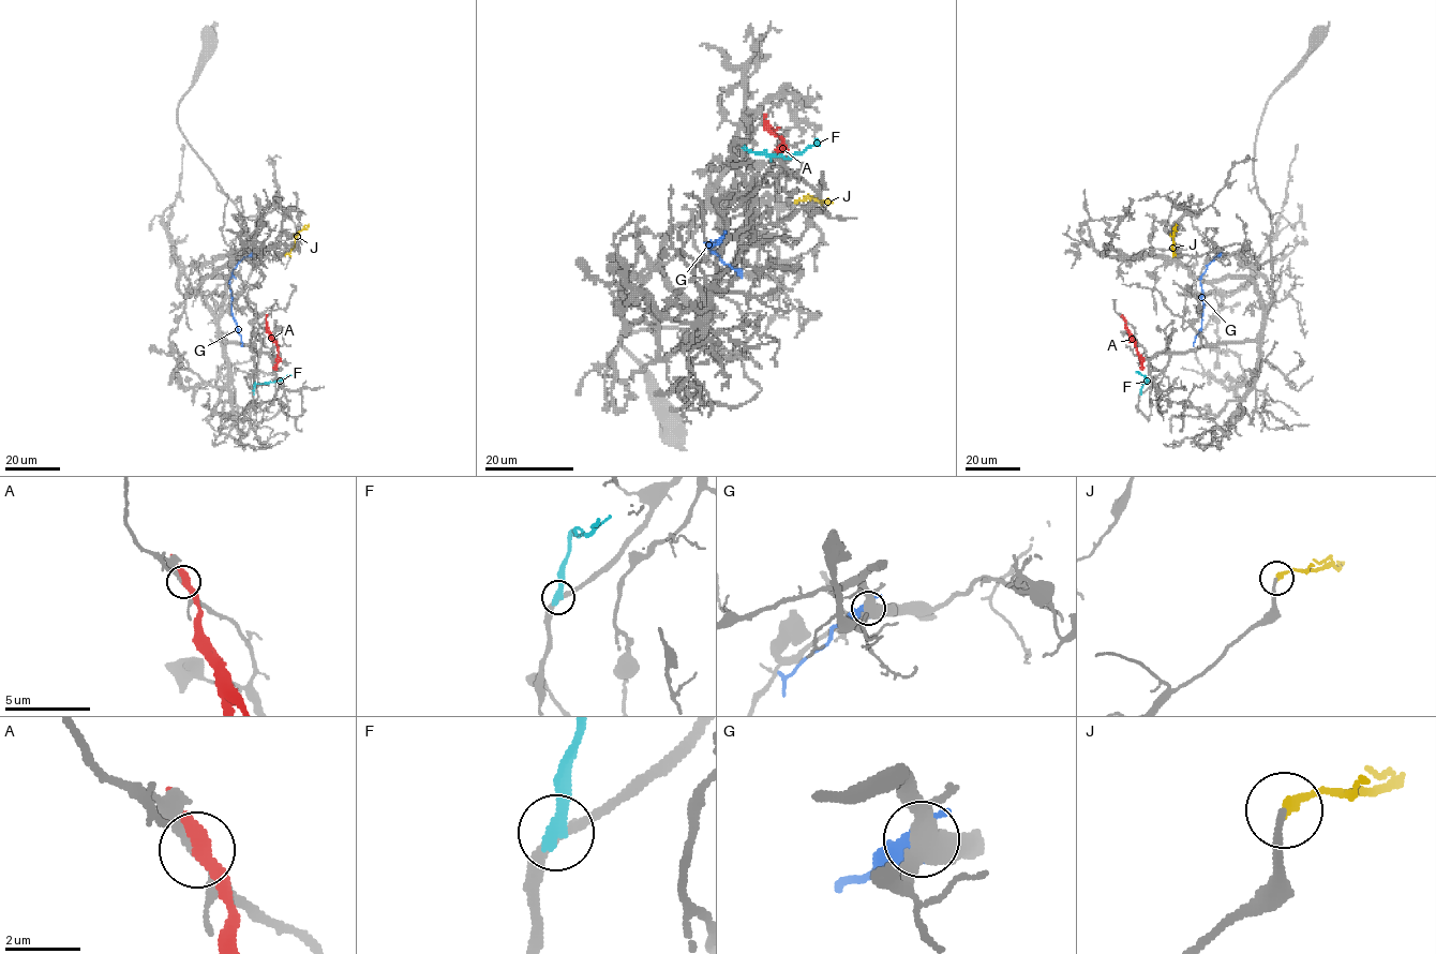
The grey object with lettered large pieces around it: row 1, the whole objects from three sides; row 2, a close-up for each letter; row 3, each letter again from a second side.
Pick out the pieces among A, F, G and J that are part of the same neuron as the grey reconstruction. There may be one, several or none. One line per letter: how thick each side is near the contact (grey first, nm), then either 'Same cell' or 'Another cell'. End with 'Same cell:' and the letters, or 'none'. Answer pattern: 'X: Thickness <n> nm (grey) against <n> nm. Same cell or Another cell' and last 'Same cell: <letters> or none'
A: Thickness 240 nm (grey) against 320 nm. Another cell
F: Thickness 240 nm (grey) against 300 nm. Another cell
G: Thickness 460 nm (grey) against 480 nm. Another cell
J: Thickness 190 nm (grey) against 220 nm. Same cell
Same cell: J

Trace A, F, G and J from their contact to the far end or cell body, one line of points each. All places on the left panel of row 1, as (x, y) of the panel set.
A: (266, 318), (268, 331), (278, 349), (273, 369)
F: (253, 393), (255, 384), (281, 381), (299, 371)
G: (251, 254), (235, 266), (229, 279), (232, 313), (241, 346)
J: (285, 254), (294, 247), (295, 237), (308, 224)

